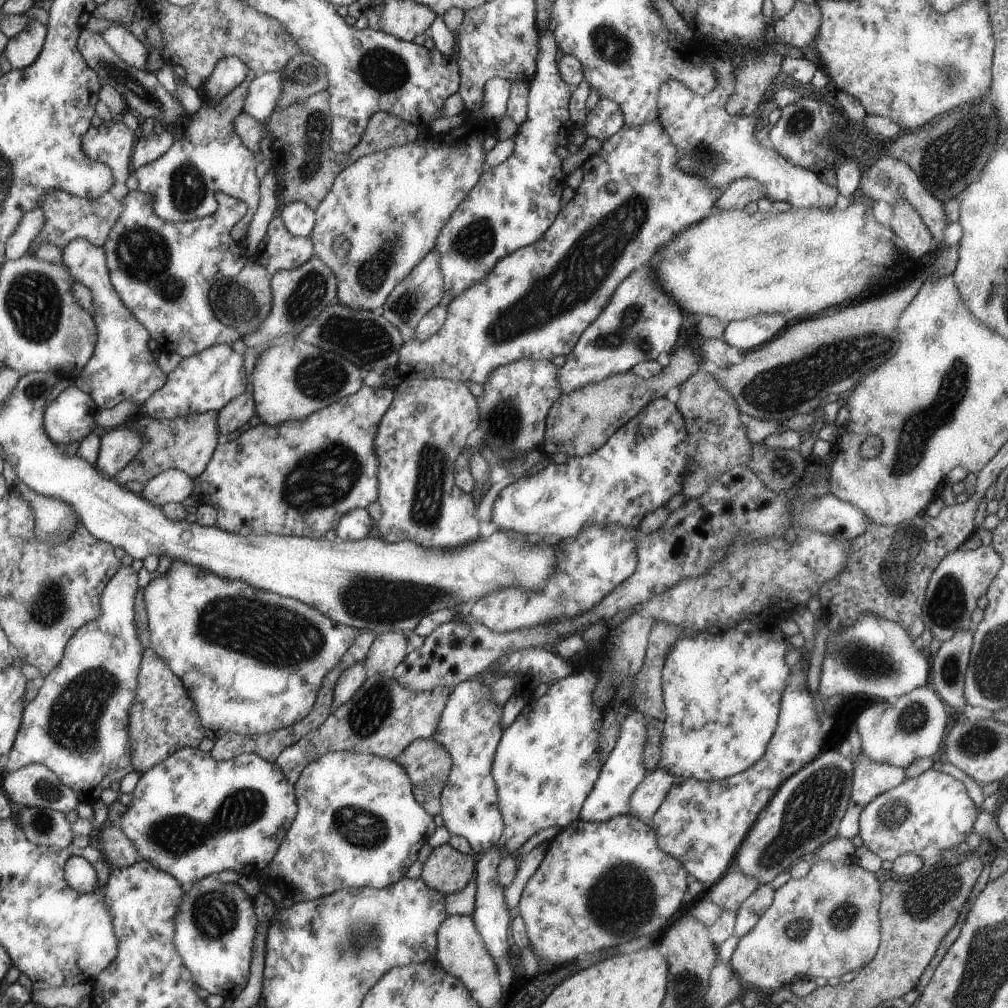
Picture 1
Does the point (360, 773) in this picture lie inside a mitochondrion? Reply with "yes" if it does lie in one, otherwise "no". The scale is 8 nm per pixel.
no

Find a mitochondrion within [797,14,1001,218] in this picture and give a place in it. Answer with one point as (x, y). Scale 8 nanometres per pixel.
(947, 159)

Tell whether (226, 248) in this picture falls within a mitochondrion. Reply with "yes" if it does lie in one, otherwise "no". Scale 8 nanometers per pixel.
no

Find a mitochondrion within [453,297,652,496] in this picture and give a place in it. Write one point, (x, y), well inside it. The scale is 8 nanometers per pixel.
(504, 422)

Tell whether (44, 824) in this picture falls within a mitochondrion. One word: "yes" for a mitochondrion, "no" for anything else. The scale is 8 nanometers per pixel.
yes

